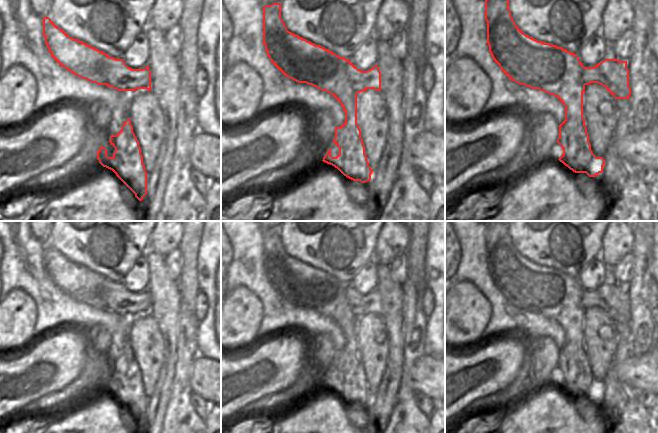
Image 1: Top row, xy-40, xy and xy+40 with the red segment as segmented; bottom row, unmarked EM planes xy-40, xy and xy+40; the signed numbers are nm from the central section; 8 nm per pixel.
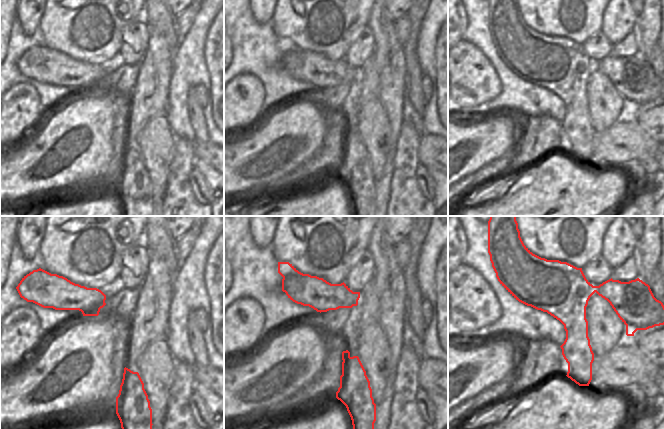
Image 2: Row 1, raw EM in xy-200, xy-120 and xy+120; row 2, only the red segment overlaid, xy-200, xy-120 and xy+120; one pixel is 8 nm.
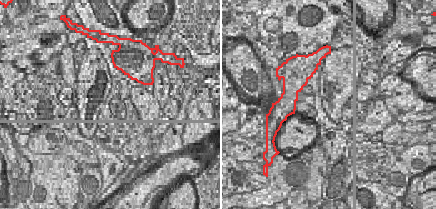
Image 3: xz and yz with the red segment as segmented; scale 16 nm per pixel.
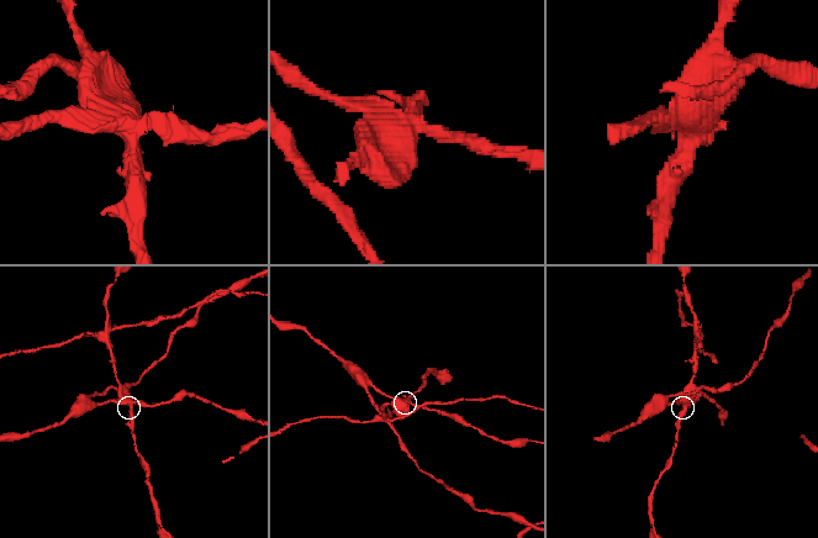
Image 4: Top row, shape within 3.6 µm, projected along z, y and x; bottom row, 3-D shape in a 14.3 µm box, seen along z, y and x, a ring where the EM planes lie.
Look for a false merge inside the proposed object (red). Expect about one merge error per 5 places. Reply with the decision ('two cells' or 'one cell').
two cells

